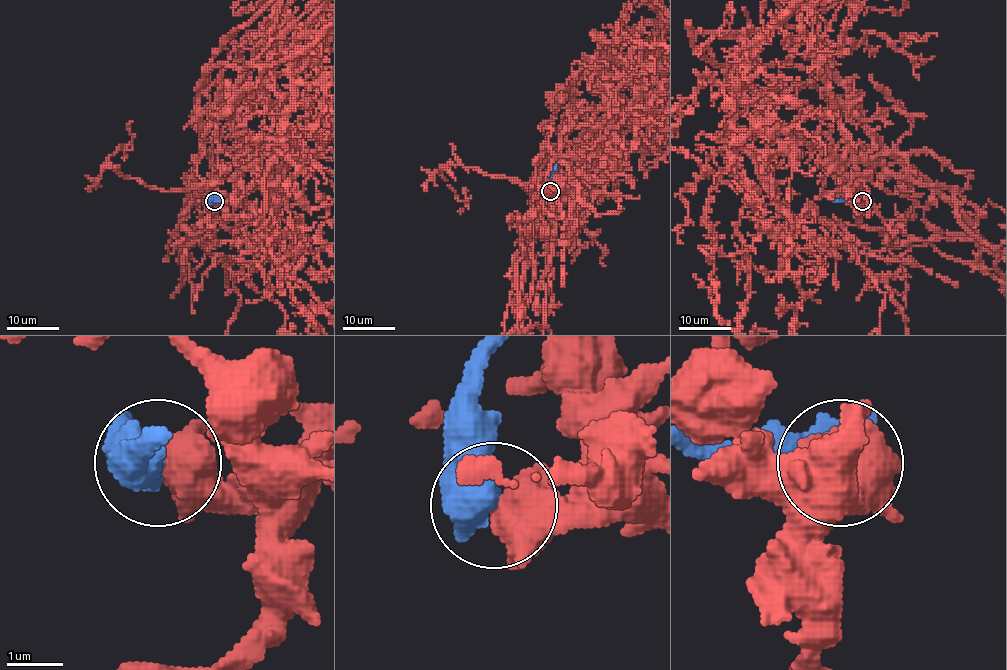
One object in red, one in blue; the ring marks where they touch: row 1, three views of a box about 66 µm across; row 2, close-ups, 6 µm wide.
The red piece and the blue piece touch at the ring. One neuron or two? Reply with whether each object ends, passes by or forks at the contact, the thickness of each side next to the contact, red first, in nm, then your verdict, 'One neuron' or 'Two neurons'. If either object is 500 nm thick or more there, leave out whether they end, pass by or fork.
Thickness 900 nm (red) against 750 nm. One neuron

